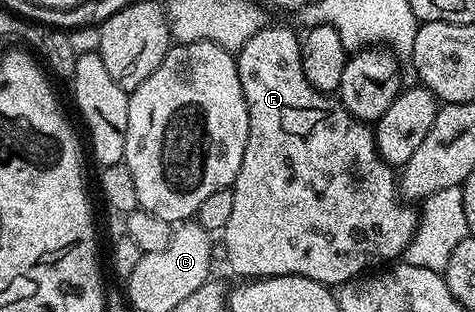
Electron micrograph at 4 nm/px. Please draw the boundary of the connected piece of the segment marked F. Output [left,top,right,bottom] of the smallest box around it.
[221,25,420,289]

